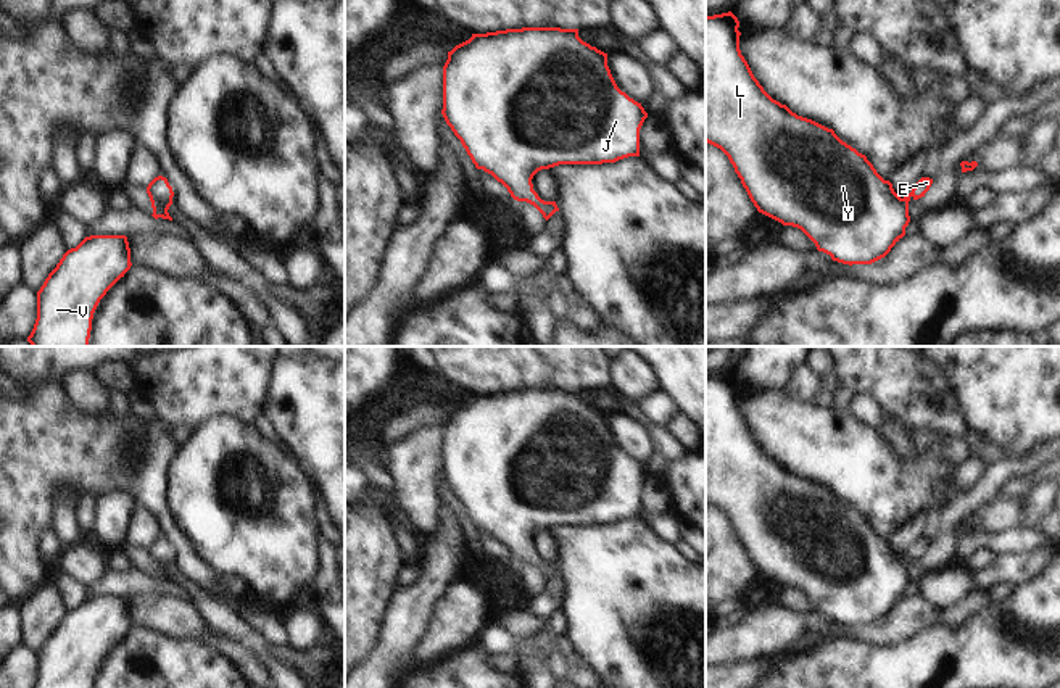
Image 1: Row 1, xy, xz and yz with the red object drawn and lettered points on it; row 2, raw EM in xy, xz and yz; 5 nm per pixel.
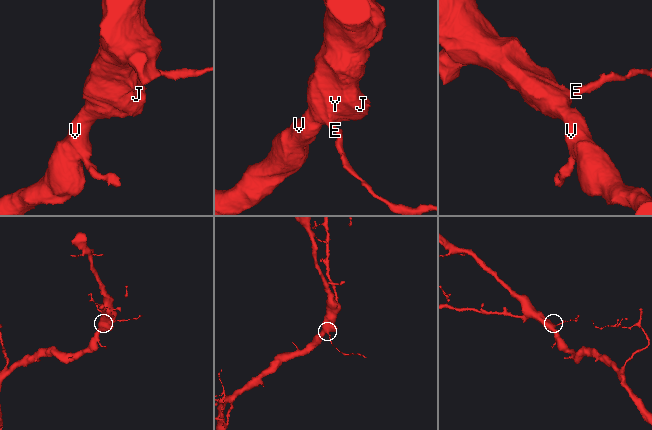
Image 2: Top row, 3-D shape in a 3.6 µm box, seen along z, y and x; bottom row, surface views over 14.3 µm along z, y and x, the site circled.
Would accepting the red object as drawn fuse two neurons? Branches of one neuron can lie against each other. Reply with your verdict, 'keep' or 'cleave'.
keep

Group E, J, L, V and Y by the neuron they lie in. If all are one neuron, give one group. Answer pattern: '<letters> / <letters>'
E J L V Y

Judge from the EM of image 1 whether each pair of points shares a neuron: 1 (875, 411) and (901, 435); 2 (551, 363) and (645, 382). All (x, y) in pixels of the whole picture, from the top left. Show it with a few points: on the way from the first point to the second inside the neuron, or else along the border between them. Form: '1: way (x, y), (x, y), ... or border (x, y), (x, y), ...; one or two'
1: way (881, 418), (894, 431); one
2: border (609, 363), (611, 382); two

